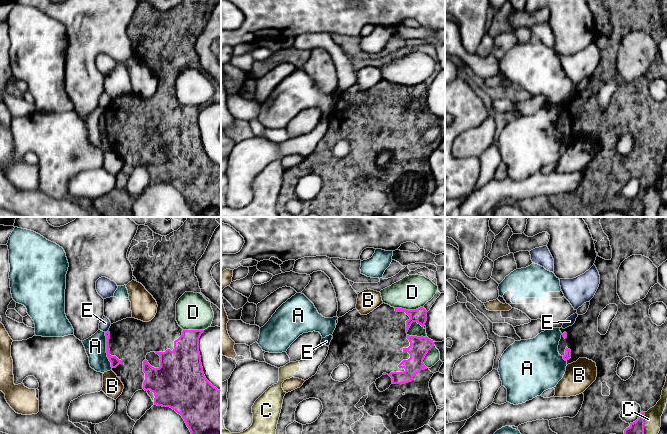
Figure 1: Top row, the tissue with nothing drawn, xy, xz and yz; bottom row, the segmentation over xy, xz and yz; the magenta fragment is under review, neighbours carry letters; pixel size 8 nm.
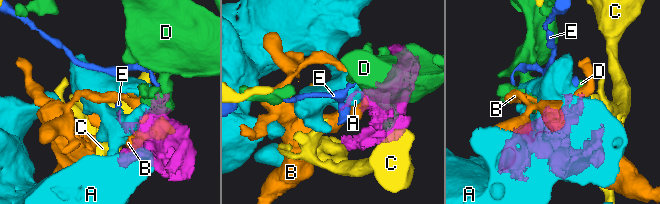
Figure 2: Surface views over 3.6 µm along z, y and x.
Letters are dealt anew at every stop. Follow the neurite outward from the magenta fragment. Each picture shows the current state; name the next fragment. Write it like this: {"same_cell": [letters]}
{"same_cell": []}

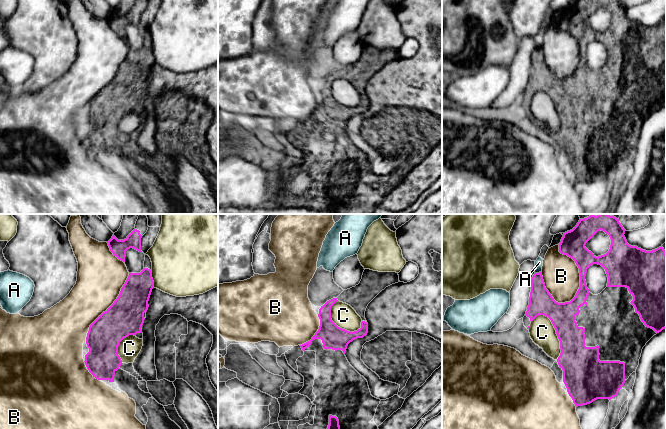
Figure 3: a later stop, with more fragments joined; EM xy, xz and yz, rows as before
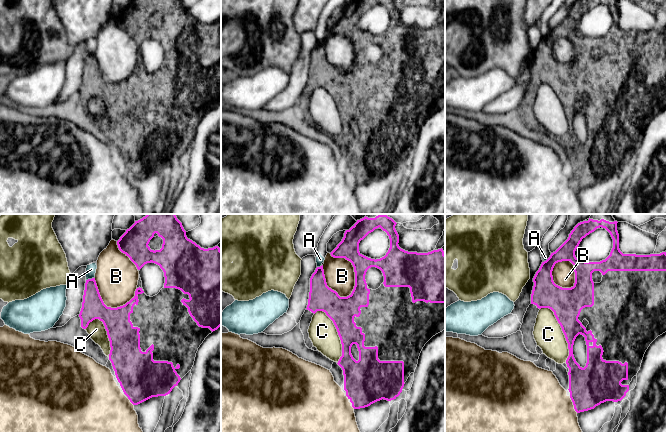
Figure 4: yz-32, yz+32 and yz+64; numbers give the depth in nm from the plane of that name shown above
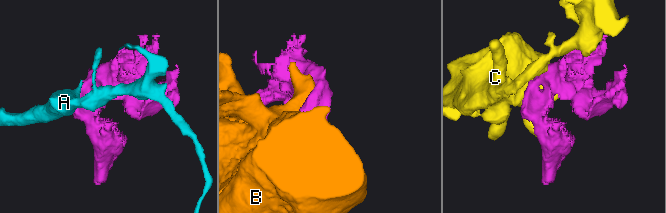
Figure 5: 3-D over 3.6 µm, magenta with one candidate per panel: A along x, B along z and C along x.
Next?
{"same_cell": []}

